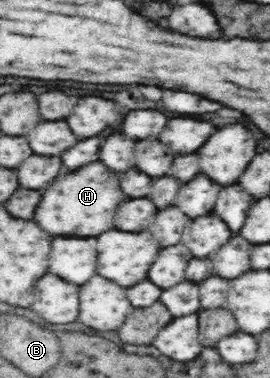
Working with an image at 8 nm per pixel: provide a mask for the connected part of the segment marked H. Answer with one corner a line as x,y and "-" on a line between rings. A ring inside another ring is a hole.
92,162
84,168
74,170
72,174
58,176
44,192
38,208
36,222
42,230
54,236
98,236
112,226
118,204
126,200
126,194
120,190
118,178
102,162

